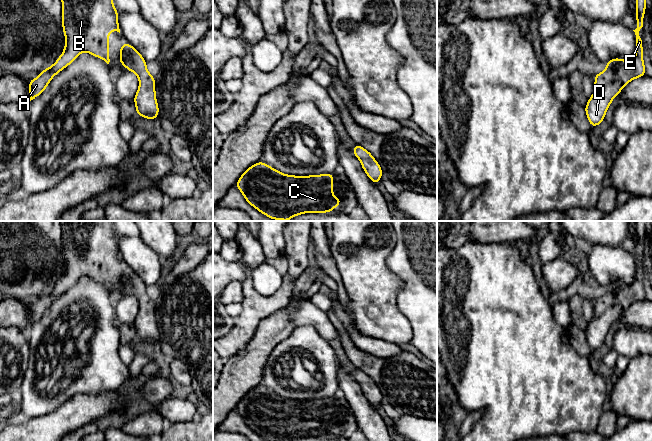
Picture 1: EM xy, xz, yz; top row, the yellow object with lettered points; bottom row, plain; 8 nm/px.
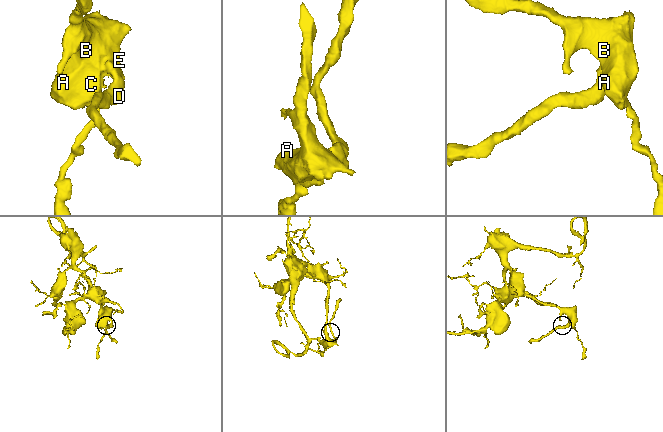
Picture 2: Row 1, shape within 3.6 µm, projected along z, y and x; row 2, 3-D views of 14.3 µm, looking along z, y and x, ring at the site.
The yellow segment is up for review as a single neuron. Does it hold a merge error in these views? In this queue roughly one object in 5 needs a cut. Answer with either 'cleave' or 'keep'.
keep

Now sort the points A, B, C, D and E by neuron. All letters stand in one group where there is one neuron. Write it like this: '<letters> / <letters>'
A B C D E

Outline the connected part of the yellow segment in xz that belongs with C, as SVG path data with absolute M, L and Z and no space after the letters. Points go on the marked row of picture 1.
M264 162L250 166L237 180L236 187L245 200L270 219L288 221L294 216L313 213L329 213L343 201L333 196L333 173L322 175L286 175Z

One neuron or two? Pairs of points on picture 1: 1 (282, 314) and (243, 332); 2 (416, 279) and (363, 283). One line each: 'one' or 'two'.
1: two
2: two

